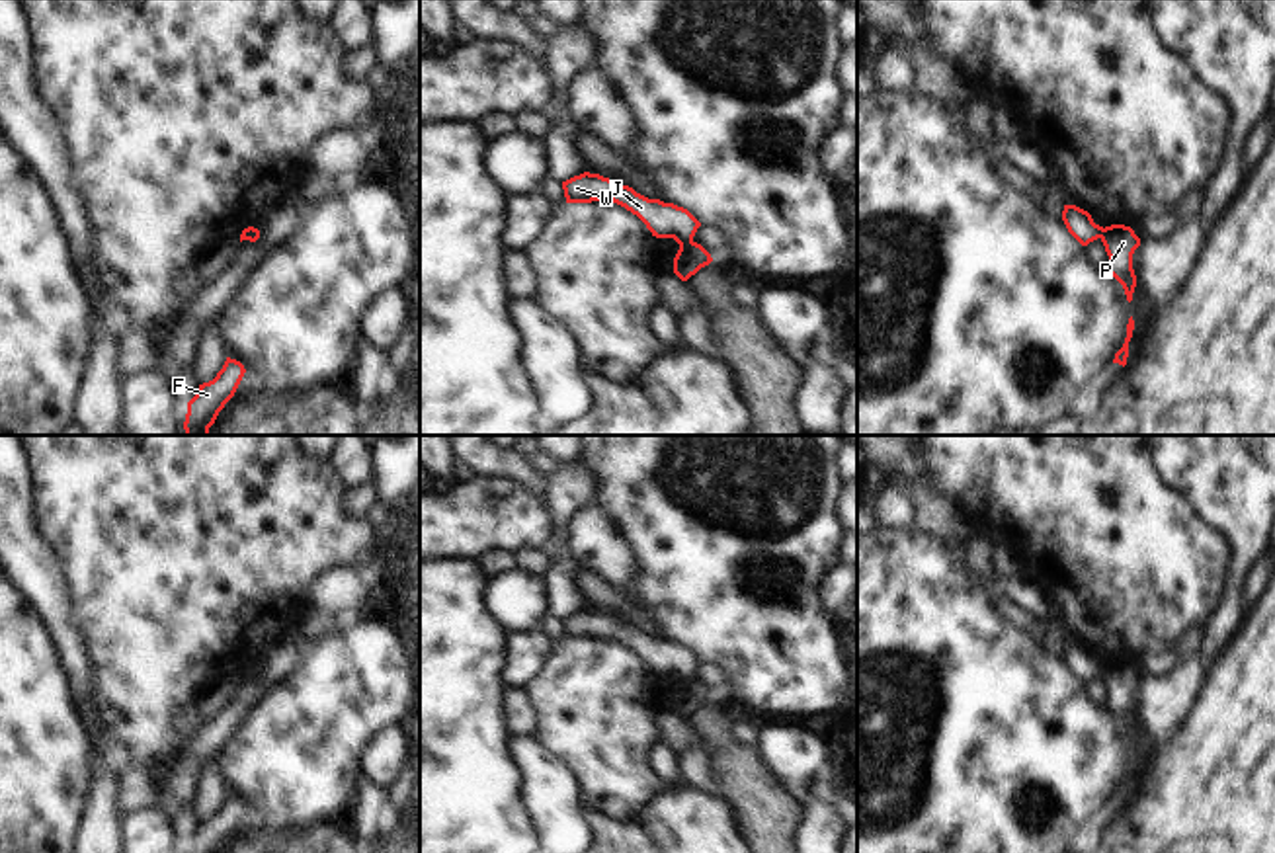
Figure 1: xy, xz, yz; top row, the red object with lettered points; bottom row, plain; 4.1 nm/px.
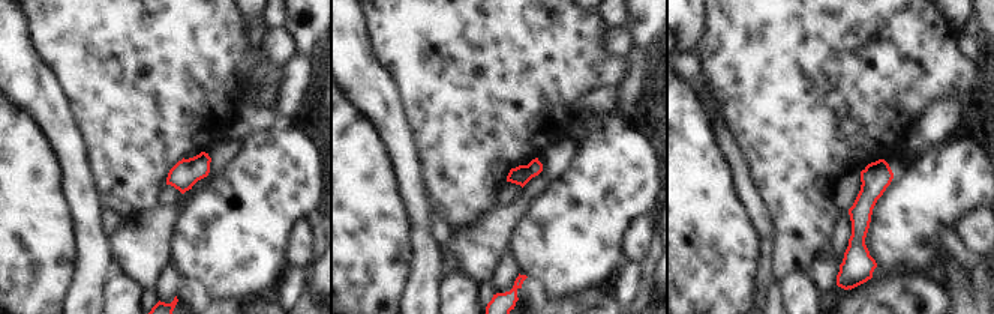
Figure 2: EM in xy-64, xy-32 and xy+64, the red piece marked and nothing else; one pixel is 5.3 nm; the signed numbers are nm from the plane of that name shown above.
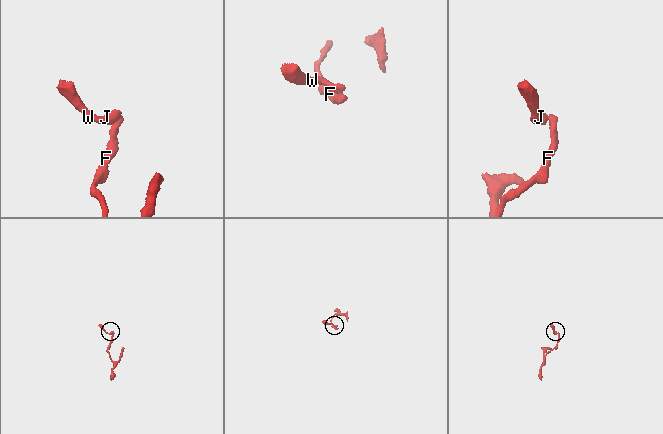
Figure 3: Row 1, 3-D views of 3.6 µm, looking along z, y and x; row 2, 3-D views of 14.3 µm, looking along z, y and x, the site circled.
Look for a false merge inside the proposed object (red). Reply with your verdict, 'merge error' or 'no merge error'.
merge error

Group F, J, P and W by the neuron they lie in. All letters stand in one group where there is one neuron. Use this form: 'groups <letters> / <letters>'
groups F P / J W

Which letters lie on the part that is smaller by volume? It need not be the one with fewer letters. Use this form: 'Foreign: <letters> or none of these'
Foreign: J, W.

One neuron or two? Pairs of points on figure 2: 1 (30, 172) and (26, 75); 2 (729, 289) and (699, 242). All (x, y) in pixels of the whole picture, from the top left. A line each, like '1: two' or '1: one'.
1: two
2: one

